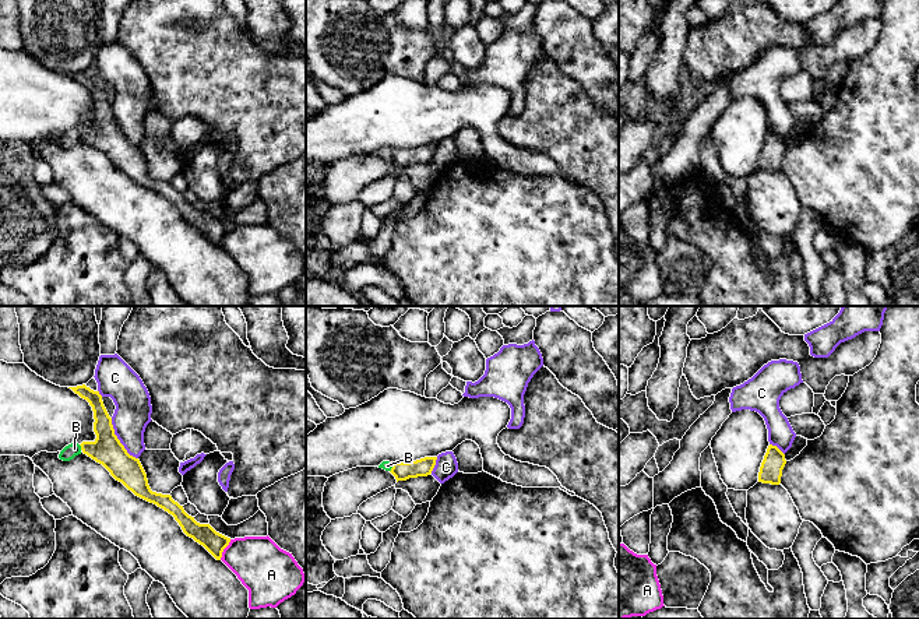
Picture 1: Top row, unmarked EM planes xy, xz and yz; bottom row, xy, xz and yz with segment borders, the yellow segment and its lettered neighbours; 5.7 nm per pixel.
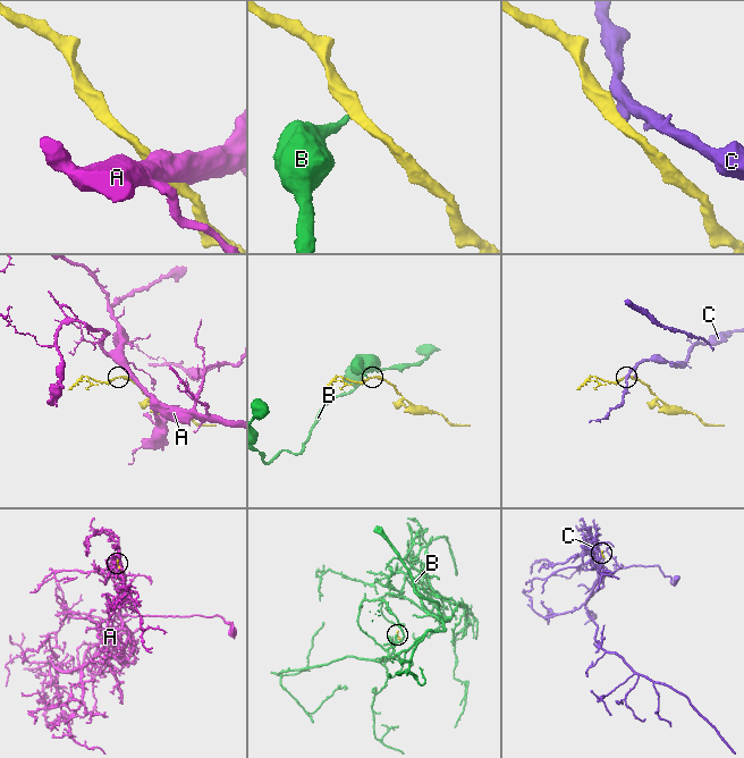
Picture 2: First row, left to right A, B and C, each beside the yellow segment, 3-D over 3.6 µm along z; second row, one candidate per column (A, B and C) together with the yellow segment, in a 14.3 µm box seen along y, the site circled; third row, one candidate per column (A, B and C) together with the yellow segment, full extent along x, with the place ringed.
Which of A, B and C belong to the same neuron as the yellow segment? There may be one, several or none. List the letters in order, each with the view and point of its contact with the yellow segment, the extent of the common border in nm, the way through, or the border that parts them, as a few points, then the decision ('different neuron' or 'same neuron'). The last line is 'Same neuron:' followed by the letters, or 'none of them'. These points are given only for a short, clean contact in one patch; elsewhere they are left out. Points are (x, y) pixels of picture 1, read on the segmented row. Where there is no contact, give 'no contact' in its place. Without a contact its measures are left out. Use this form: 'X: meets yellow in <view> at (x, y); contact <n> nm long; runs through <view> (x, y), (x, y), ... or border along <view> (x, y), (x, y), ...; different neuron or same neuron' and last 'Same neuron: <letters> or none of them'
A: meets yellow in xy at (224, 548); contact 140 nm long; different neuron
B: meets yellow in xy at (81, 447); contact 40 nm long; border along xy (78, 445), (81, 449); different neuron
C: meets yellow in xy at (119, 440); contact 280 nm long; border along xy (111, 418), (113, 433), (123, 447), (137, 459); different neuron
Same neuron: none of them

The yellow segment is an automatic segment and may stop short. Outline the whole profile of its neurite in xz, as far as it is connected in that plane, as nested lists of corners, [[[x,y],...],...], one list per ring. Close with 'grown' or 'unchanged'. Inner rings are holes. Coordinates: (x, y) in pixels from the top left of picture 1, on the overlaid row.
[[[425,457],[409,463],[392,463],[391,474],[398,481],[406,481],[409,478],[427,476],[432,474],[436,465],[437,457]]]; unchanged

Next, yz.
[[[770,444],[760,467],[758,482],[779,485],[785,464],[785,454],[777,446]]]; unchanged

